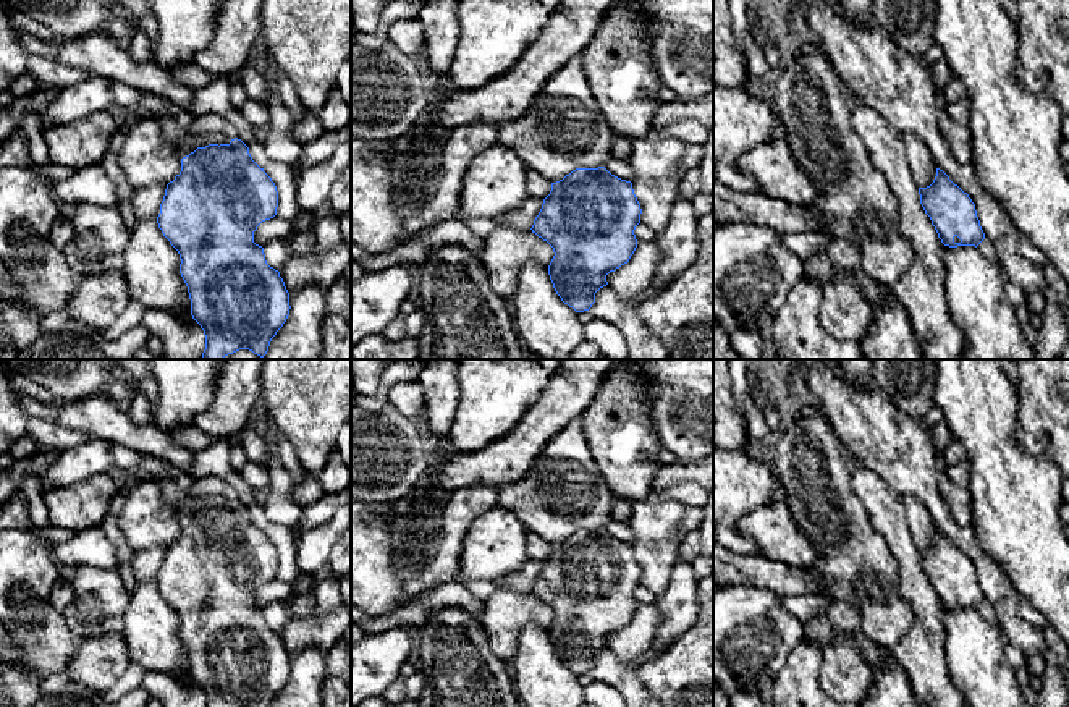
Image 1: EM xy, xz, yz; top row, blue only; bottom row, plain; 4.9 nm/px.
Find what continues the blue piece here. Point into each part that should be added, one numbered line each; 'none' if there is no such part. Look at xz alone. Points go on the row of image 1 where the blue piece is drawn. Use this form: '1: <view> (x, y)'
none

